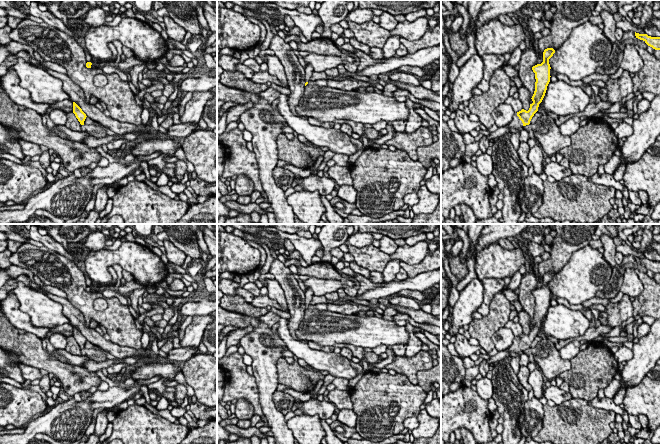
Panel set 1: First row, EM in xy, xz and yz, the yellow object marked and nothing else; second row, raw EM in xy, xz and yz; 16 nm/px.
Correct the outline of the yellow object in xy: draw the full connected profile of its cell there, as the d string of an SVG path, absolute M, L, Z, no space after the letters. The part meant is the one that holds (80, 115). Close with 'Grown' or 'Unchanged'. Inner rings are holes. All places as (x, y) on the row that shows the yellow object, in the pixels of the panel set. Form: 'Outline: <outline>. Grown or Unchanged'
Outline: M39 66L39 68L48 71L52 76L62 81L63 90L69 95L70 100L73 102L73 113L80 122L84 125L87 117L100 123L102 126L110 129L117 135L124 135L132 133L147 138L154 138L160 136L160 133L155 131L148 131L147 127L143 124L134 125L131 123L119 122L112 119L100 111L95 105L91 105L85 101L85 94L83 90L75 84L66 74L52 71L46 67Z. Grown

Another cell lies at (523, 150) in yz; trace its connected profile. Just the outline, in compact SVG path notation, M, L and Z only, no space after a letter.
M520 142L519 148L517 150L518 156L521 159L521 161L529 168L532 166L531 161L528 158L530 147L528 145L528 142Z

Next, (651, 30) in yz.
M651 21L647 23L646 27L643 30L648 36L660 37L660 30L658 30Z

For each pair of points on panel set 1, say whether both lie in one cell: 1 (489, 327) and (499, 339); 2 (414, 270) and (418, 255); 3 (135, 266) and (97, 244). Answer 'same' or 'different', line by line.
1: different
2: different
3: different

